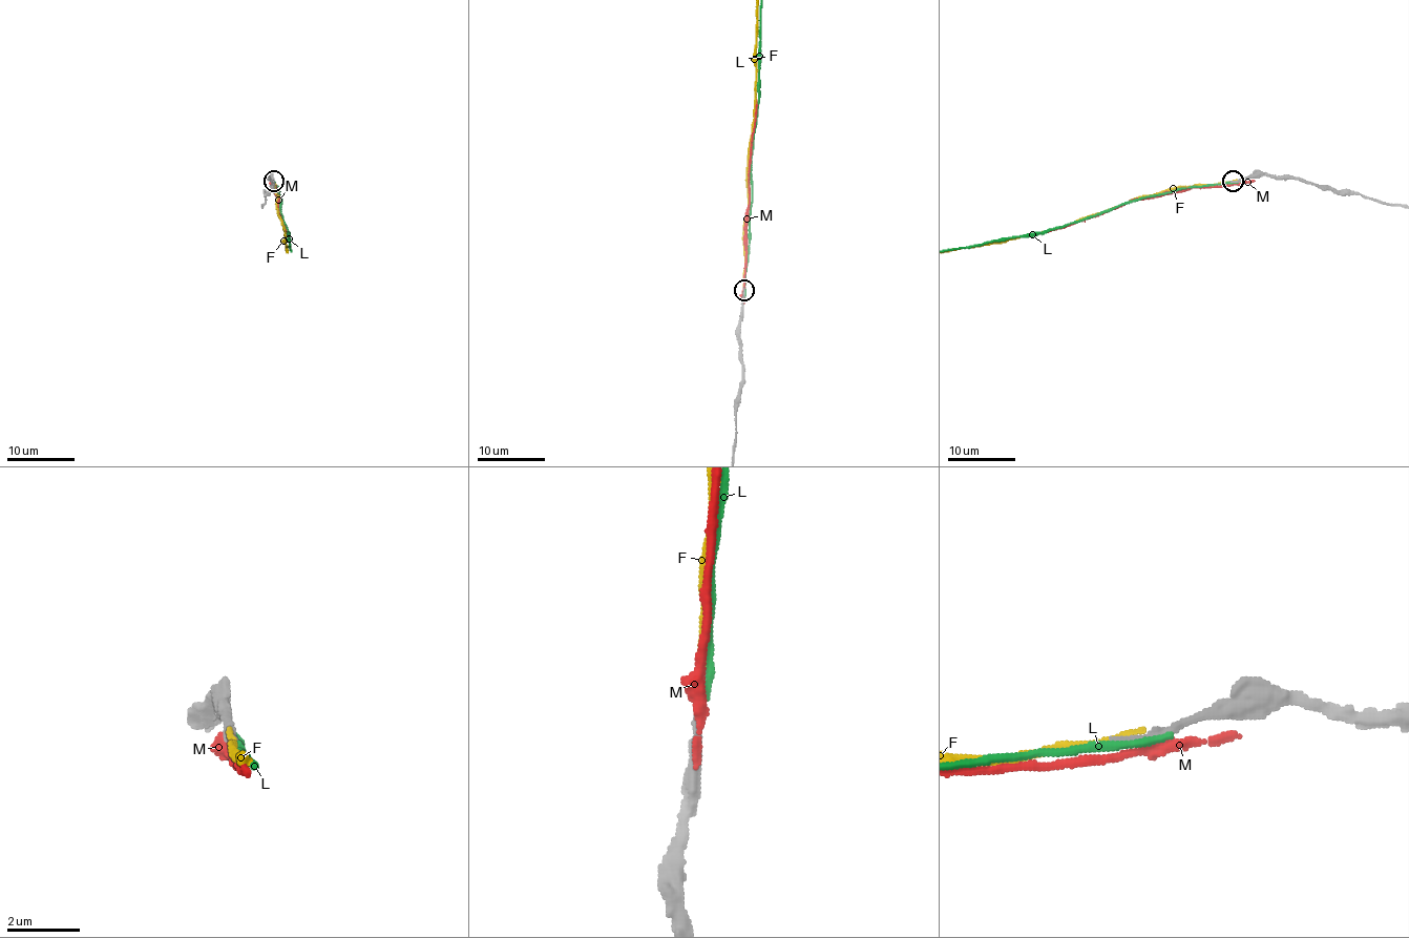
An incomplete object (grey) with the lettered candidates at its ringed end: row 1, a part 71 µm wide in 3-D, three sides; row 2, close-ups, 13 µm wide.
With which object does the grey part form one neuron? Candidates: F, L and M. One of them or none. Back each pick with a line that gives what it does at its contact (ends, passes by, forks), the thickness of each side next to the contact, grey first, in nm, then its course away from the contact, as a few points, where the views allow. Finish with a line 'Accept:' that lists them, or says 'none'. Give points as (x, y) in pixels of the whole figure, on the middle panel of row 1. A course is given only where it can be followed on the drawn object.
F: it ends | 220/180 nm
Accept: F

